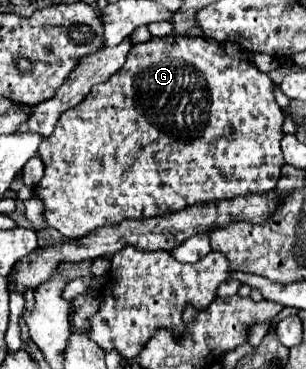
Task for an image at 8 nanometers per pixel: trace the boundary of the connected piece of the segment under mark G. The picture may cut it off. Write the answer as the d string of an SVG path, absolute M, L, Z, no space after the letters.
M189 35L151 37L145 43L133 45L133 51L129 51L125 67L121 67L117 75L111 75L109 81L93 87L93 91L89 91L89 95L77 107L71 107L59 117L53 135L39 145L41 147L39 155L45 163L45 175L41 179L41 187L37 185L35 191L39 193L41 189L47 225L71 239L81 239L81 235L89 235L89 231L95 231L97 227L105 227L109 223L121 223L125 219L149 219L167 215L169 211L179 211L193 203L211 203L213 199L233 199L233 195L273 191L281 175L281 165L285 163L281 153L281 139L283 139L281 125L283 125L283 111L273 97L273 81L265 73L261 73L251 61L229 57L223 45L213 43L207 37L189 37Z

